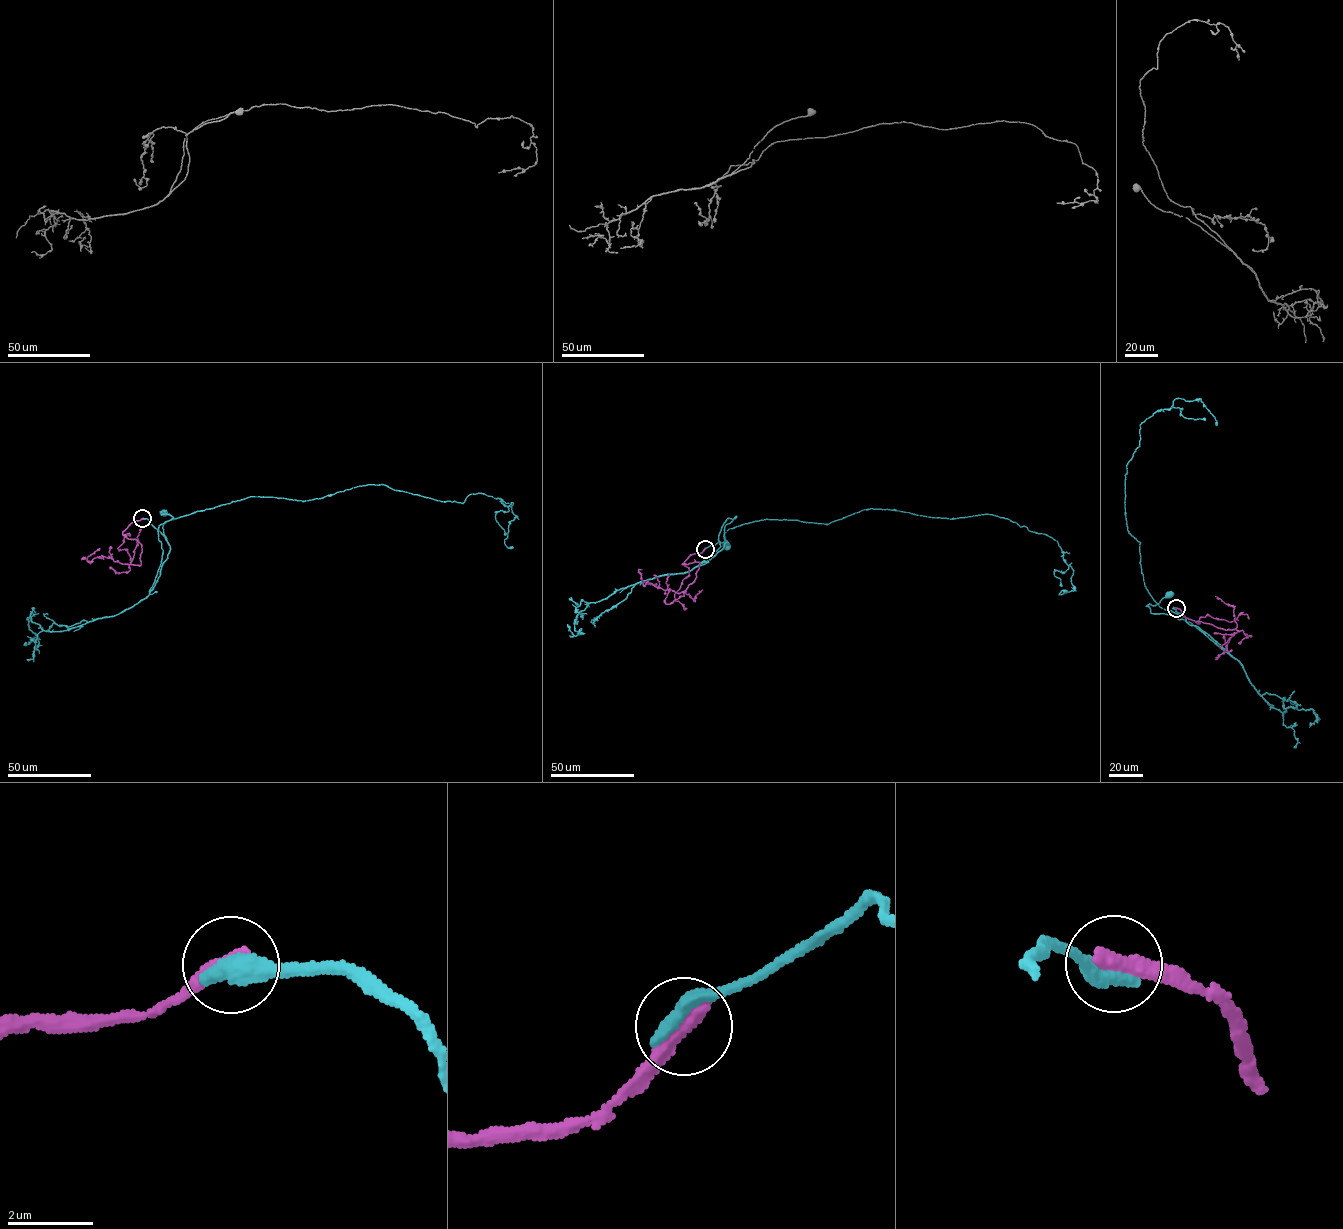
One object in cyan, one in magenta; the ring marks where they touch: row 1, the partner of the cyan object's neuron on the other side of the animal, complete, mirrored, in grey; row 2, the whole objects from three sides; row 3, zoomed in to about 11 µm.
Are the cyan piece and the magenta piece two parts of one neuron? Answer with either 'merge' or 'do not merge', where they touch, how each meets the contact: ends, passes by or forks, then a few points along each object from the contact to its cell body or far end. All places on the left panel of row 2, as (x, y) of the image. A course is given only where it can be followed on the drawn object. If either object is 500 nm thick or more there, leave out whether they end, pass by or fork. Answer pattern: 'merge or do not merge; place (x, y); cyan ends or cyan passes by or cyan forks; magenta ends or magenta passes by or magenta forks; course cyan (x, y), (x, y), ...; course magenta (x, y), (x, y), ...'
do not merge; place (142, 518); course cyan (142, 518), (150, 521), (170, 546), (150, 591), (163, 551), (159, 525), (173, 517), (161, 515), (162, 512); course magenta (142, 518), (133, 521), (123, 532), (141, 544), (140, 565), (104, 557), (90, 563), (85, 559)

